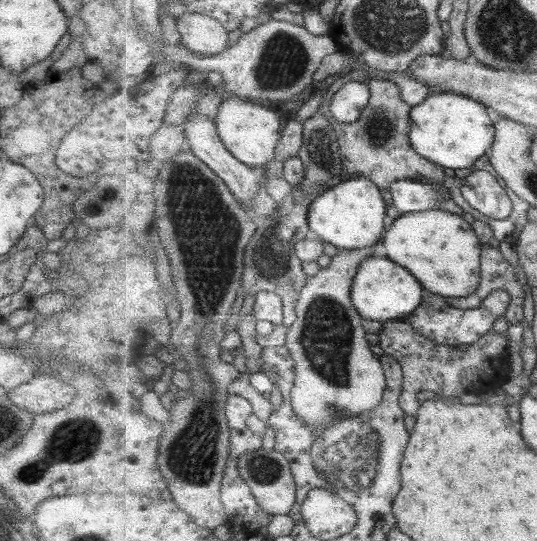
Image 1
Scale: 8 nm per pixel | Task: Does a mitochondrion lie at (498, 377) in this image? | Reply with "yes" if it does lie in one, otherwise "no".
no

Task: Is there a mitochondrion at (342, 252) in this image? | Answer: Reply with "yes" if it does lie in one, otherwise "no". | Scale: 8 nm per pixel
no

